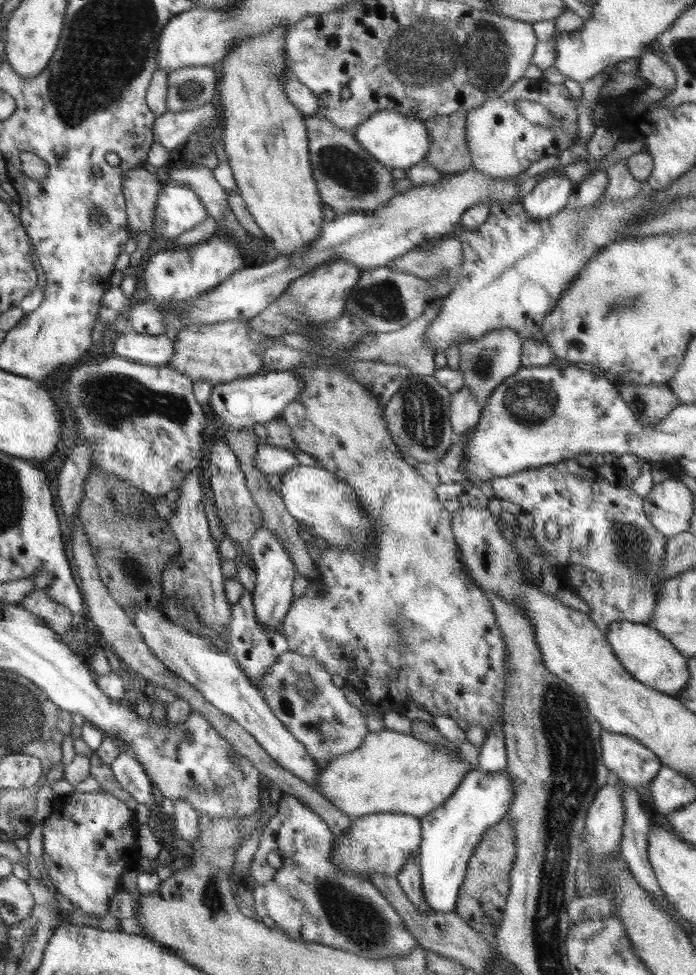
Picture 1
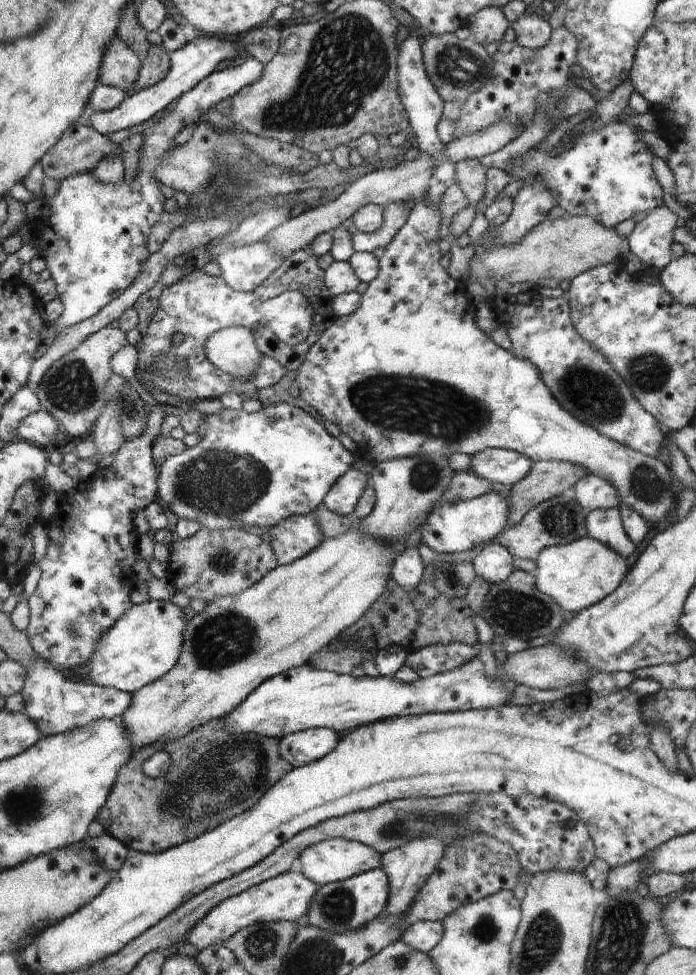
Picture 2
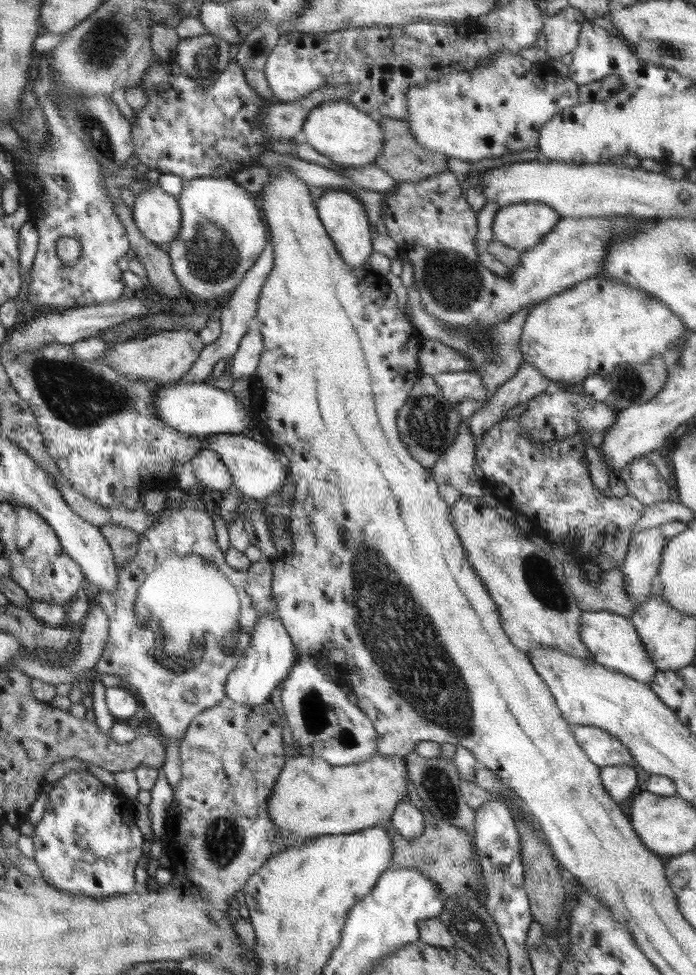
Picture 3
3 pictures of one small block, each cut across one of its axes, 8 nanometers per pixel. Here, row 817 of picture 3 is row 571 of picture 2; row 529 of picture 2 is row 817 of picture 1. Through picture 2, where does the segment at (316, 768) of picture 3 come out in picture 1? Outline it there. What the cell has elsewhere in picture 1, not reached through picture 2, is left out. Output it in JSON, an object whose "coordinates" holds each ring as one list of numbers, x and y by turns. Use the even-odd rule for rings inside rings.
{"coordinates":[[383,728,369,732,356,750,328,761,314,790,353,821,376,813,402,813,420,819,451,798,465,775,474,769,473,764,446,747]]}

